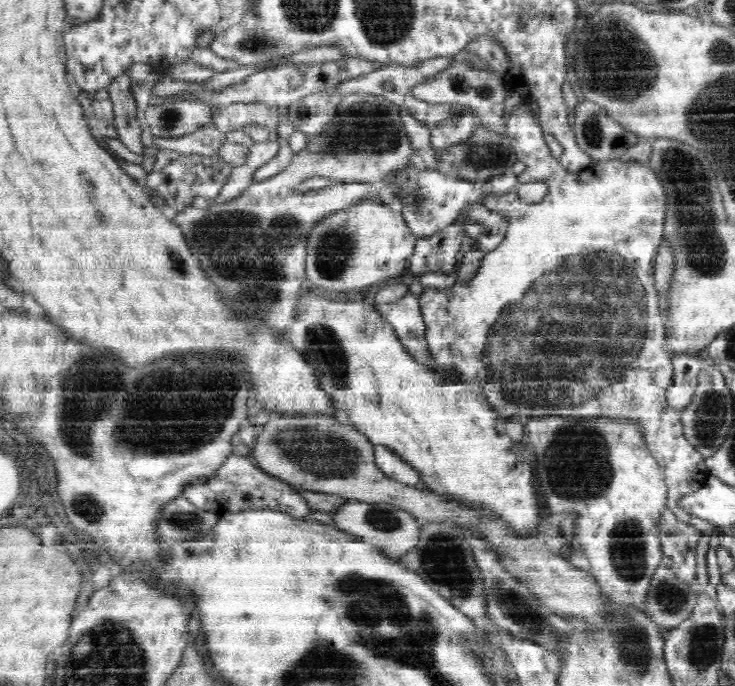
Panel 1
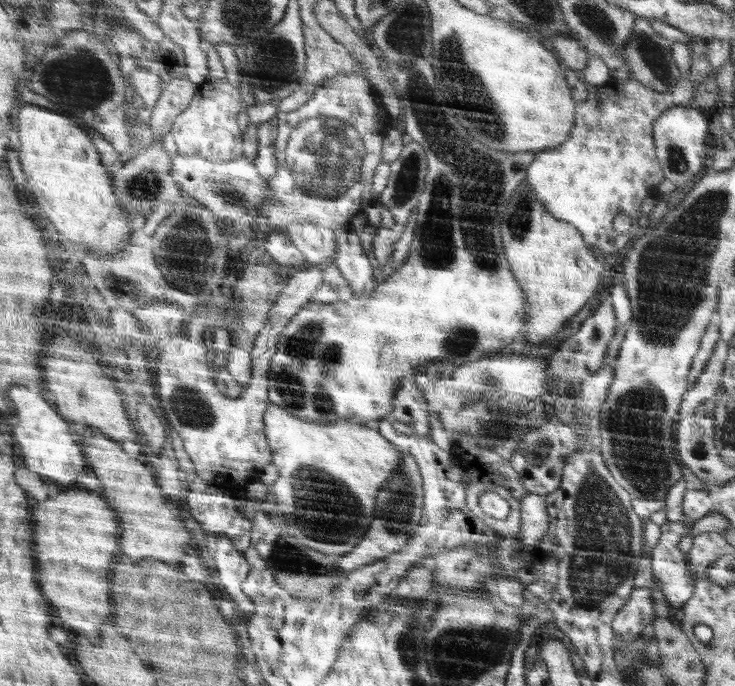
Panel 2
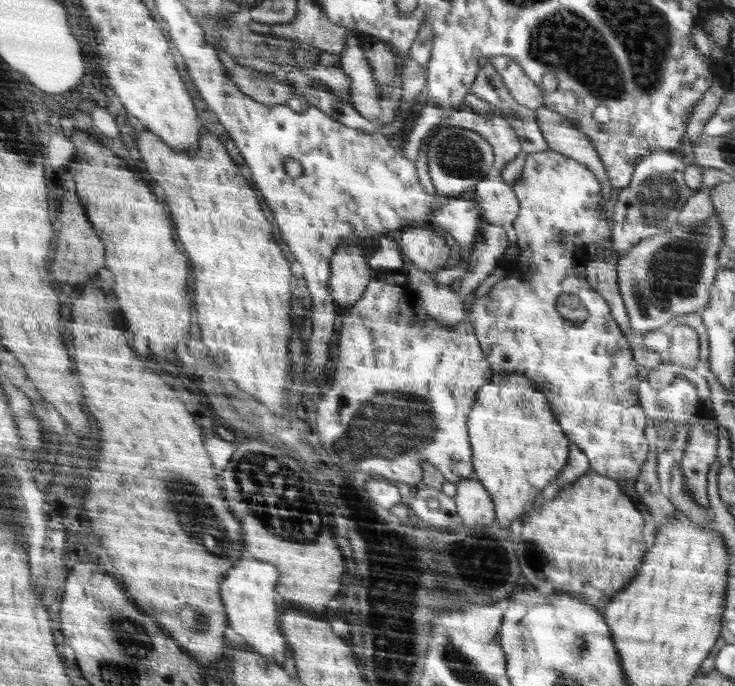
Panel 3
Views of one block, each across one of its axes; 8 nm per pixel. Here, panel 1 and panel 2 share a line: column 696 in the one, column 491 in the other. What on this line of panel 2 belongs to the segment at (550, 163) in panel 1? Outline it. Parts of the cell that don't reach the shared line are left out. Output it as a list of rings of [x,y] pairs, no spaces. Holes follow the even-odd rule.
[[[453,436],[452,452],[458,458],[458,462],[464,472],[466,472],[466,478],[470,482],[467,487],[465,503],[470,509],[472,516],[485,522],[490,528],[494,528],[503,538],[518,538],[521,534],[521,502],[529,493],[521,485],[521,479],[513,469],[512,464],[498,456],[498,453],[490,451],[489,448],[479,448],[475,438],[470,438],[469,436]],[[486,491],[496,492],[501,498],[510,503],[510,512],[503,521],[484,514],[482,509],[480,509],[478,500],[484,494],[483,492]]]

